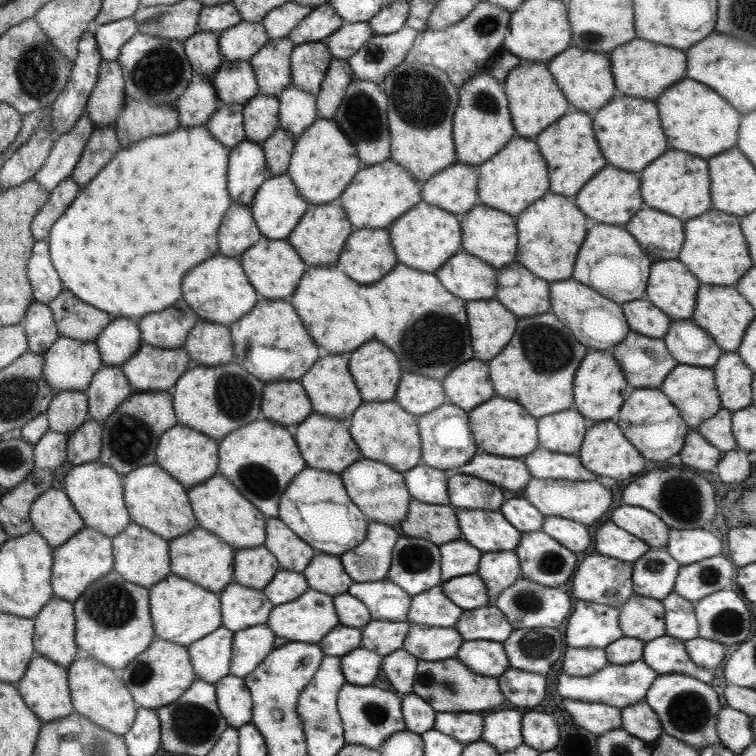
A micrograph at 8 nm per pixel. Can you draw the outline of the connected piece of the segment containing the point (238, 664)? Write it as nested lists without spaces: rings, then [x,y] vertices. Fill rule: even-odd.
[[[265,624],[232,633],[229,675],[246,677],[273,649],[275,635]]]

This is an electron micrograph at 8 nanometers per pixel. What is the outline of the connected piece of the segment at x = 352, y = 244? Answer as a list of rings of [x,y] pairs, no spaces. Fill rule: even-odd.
[[[353,228],[335,266],[356,283],[371,284],[383,278],[397,263],[387,228]]]

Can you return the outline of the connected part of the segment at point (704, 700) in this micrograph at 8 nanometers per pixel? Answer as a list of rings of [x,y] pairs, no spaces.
[[[681,674],[657,675],[645,693],[645,702],[659,719],[662,732],[699,750],[720,742],[717,736],[719,700],[711,685]]]

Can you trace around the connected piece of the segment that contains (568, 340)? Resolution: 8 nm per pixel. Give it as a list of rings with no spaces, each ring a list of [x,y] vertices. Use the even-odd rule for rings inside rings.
[[[551,312],[517,318],[513,338],[488,364],[492,390],[495,396],[519,404],[535,420],[568,410],[575,372],[588,351]]]

